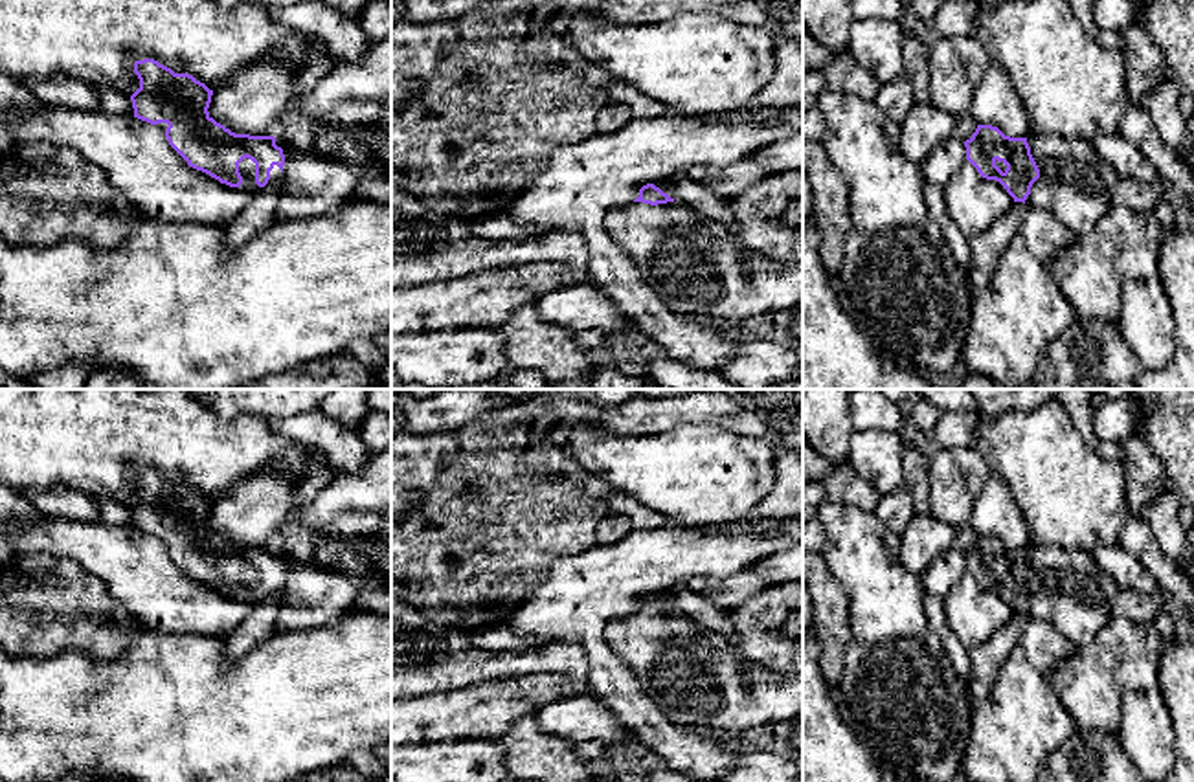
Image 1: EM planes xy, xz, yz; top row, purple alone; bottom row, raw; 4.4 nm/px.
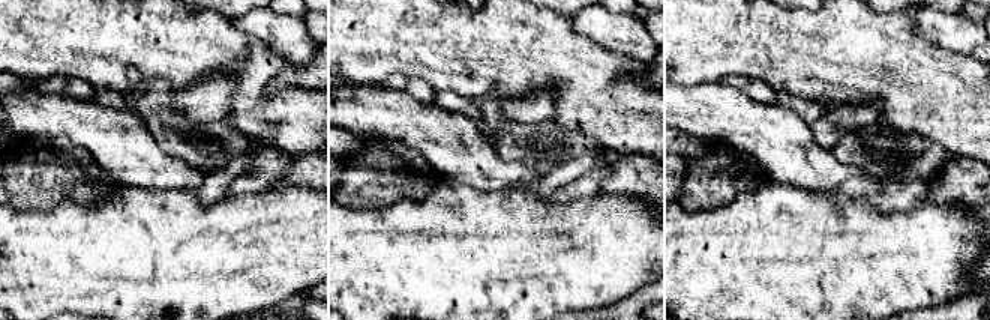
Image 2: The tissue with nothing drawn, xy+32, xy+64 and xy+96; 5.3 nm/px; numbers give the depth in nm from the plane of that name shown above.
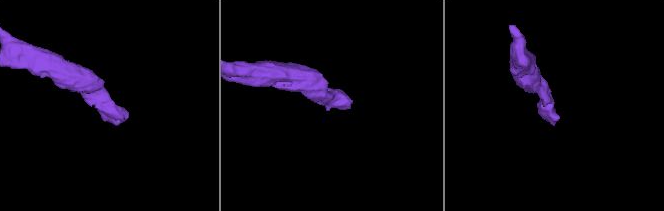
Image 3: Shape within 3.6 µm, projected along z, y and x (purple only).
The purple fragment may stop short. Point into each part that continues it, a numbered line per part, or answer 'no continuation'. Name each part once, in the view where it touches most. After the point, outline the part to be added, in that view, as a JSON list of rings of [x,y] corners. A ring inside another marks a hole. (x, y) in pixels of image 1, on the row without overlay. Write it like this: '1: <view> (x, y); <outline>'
1: xy (247, 579); [[[244,569],[244,571],[239,575],[239,584],[241,584],[241,587],[242,587],[242,595],[241,595],[239,600],[248,602],[248,604],[253,604],[253,606],[265,602],[266,598],[277,595],[277,593],[283,589],[281,580],[279,580],[277,576],[274,576],[274,580],[270,582],[270,591],[268,591],[268,595],[266,595],[265,598],[259,598],[259,597],[255,595],[255,575],[253,575],[252,571],[248,571],[248,569]]]
2: yz (1075, 597); [[[1032,545],[1027,554],[1040,589],[1025,617],[1053,624],[1075,646],[1089,642],[1110,620],[1119,591],[1108,582],[1093,553]]]

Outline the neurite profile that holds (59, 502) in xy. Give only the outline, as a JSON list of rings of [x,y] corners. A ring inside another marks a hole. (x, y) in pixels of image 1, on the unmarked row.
[[[53,485],[44,490],[31,488],[24,494],[42,516],[77,521],[99,521],[101,516],[96,499],[72,486]]]

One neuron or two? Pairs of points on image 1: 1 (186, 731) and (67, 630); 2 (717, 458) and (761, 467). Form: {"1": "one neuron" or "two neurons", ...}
{"1": "two neurons", "2": "one neuron"}

